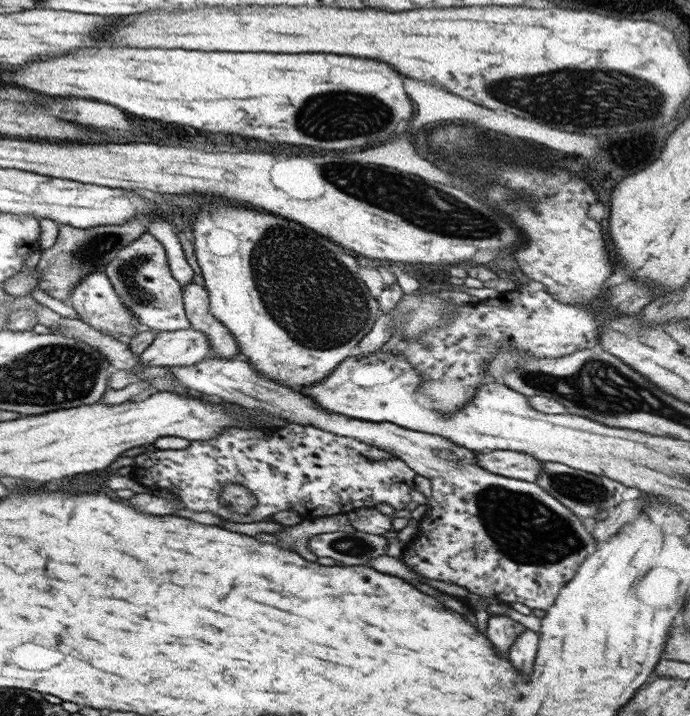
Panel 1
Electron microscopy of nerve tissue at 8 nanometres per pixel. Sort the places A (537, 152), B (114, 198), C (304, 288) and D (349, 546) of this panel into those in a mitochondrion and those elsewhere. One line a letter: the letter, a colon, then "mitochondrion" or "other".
A: other
B: other
C: mitochondrion
D: mitochondrion

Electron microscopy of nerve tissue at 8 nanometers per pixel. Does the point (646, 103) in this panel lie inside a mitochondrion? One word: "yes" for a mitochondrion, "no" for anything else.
yes

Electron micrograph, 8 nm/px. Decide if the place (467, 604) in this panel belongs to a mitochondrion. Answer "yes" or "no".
no

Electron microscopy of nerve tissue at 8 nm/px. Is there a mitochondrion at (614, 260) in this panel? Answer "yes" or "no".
no

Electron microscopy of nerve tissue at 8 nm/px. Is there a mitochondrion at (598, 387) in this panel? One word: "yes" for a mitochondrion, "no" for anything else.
yes

